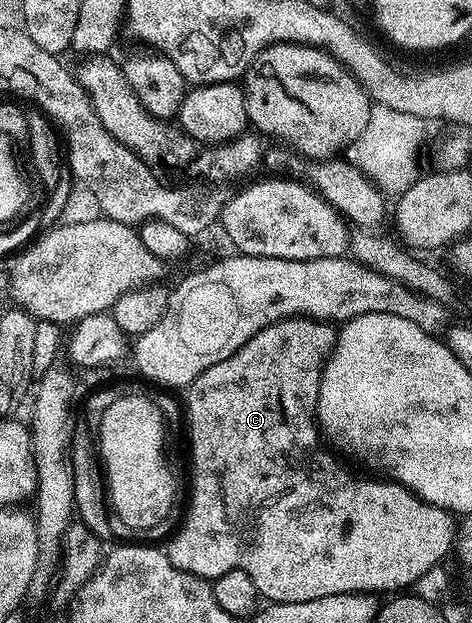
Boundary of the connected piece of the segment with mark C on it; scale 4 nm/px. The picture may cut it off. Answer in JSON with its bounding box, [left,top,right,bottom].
[164,317,456,603]

